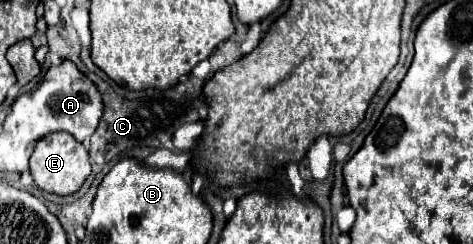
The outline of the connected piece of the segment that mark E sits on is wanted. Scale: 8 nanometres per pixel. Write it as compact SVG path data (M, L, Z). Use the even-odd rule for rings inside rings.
M68 132L46 134L42 140L38 140L38 144L30 156L30 172L40 190L52 192L58 196L74 194L90 174L88 150L78 140L74 140L74 136L70 136Z

